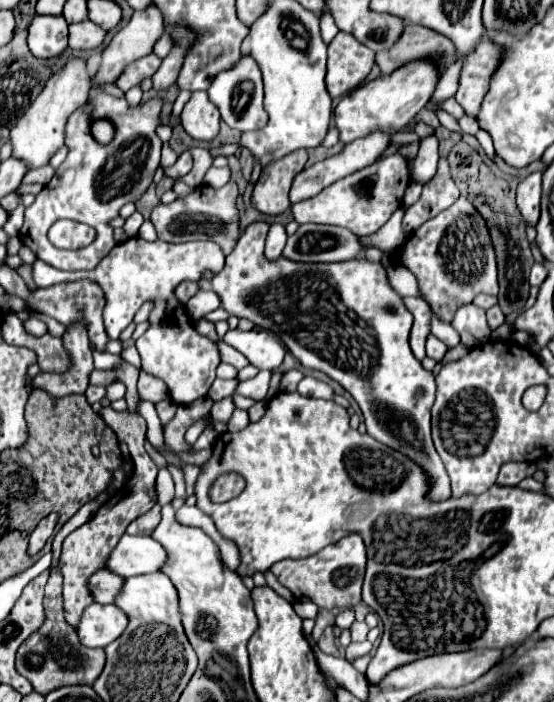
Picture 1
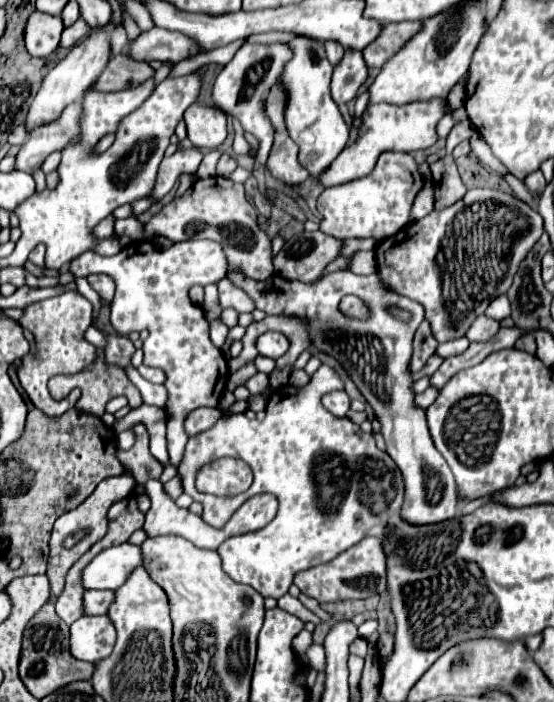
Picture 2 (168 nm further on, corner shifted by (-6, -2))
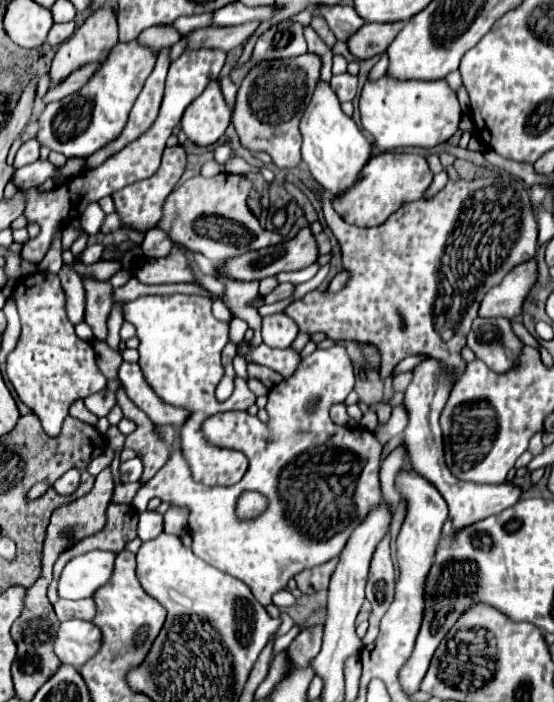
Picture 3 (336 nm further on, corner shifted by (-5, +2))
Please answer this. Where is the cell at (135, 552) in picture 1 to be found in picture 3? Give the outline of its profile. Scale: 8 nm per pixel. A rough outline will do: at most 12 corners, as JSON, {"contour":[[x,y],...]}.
{"contour":[[116,555],[74,557],[58,579],[60,599],[86,599],[110,581]]}

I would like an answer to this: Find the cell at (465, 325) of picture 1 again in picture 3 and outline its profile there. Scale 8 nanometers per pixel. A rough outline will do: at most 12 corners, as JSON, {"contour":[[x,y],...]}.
{"contour":[[474,319],[468,347],[492,371],[518,365],[508,319]]}

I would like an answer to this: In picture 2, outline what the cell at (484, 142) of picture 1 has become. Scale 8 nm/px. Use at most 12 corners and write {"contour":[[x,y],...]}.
{"contour":[[505,175],[517,199],[531,205],[535,202],[524,182]]}

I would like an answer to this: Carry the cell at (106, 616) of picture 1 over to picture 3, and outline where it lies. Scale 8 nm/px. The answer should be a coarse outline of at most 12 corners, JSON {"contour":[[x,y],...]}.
{"contour":[[64,621],[54,653],[80,669],[100,649],[90,621]]}

